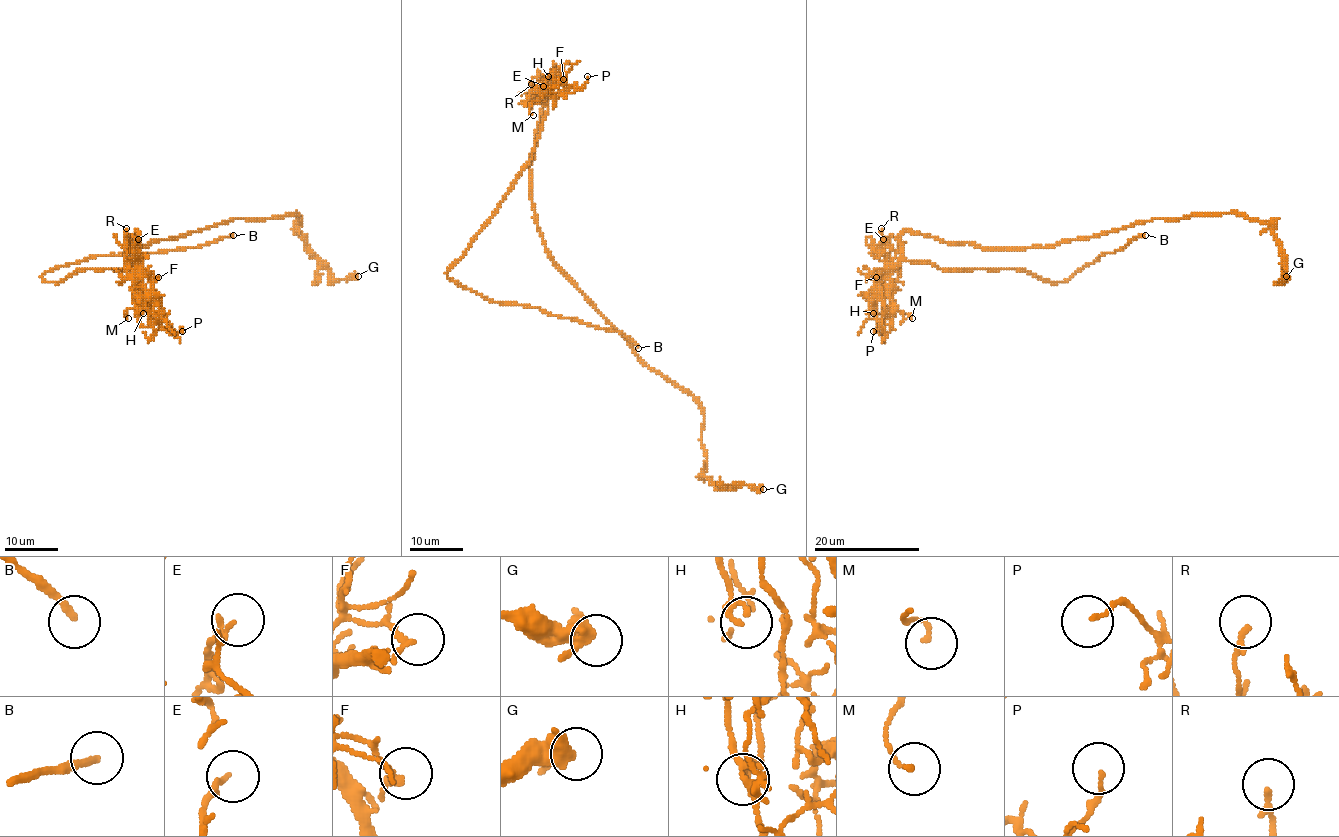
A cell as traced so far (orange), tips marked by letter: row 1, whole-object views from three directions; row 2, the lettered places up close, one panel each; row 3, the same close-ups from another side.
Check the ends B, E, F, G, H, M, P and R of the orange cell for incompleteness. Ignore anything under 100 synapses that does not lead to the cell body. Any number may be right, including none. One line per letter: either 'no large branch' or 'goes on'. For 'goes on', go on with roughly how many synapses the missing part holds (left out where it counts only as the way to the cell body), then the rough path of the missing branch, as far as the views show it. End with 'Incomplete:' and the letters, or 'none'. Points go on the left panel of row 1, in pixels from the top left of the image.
B: goes on | (233, 235), (267, 226), (282, 230), (310, 222), (315, 228), (322, 224), (305, 240), (277, 249)
E: no large branch
F: no large branch
G: no large branch
H: no large branch
M: no large branch
P: no large branch
R: no large branch
Incomplete: B

